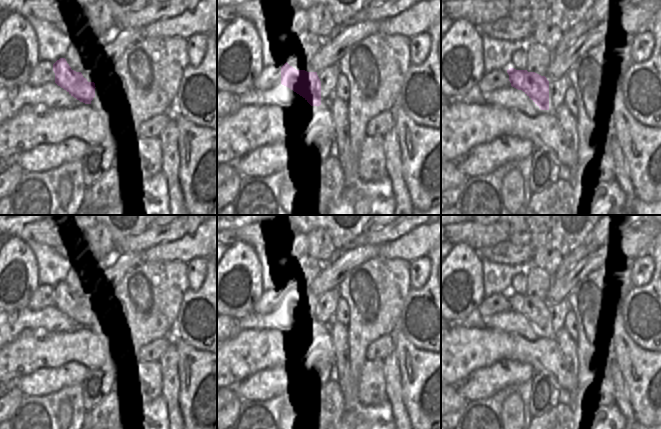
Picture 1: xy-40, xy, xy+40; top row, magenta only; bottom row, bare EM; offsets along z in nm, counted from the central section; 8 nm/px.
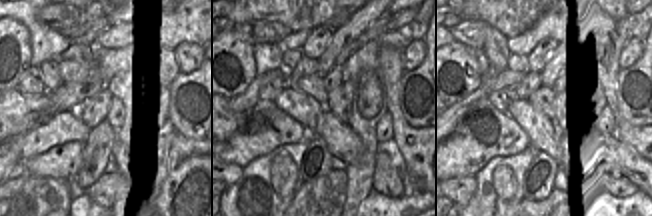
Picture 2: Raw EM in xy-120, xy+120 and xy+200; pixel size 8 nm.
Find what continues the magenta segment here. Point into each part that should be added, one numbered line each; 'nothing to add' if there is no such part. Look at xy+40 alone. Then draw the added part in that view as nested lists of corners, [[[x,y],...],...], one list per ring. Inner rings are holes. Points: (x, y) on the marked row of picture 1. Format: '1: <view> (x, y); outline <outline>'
nothing to add

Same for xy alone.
nothing to add

